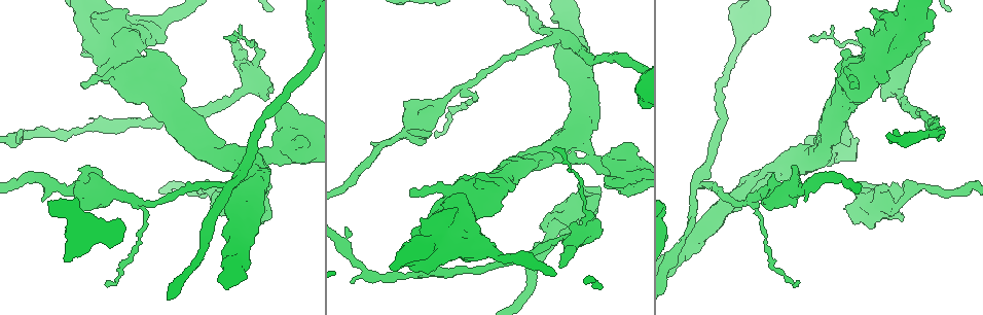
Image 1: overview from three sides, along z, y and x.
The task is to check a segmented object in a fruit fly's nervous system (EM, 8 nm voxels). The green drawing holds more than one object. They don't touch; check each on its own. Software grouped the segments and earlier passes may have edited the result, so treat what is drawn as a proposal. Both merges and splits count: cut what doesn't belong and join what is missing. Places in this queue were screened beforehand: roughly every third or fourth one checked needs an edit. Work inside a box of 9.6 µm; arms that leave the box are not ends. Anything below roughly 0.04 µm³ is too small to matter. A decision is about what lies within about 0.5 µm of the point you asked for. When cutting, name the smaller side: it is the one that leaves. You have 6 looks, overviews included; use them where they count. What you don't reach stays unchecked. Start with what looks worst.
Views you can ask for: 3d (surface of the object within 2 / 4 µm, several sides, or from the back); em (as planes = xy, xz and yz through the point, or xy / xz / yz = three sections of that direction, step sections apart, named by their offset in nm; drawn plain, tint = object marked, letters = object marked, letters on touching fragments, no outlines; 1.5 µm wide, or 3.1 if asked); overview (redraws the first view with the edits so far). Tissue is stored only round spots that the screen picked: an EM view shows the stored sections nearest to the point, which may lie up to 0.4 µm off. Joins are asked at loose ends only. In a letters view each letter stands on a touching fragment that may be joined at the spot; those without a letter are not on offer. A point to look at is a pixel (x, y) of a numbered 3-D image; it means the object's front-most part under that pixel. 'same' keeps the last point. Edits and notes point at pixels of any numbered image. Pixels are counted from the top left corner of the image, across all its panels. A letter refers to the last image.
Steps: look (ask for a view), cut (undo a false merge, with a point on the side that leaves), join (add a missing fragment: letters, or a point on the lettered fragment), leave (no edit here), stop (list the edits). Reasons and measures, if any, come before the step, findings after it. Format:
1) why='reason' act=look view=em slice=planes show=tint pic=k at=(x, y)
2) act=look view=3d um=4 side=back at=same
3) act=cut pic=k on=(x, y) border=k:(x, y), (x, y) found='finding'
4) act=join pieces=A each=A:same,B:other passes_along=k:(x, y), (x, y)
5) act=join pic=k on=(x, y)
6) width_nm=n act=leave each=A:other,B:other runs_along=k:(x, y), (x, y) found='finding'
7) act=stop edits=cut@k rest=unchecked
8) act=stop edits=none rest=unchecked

act=look view=3d um=4 pic=1 at=(929, 43)

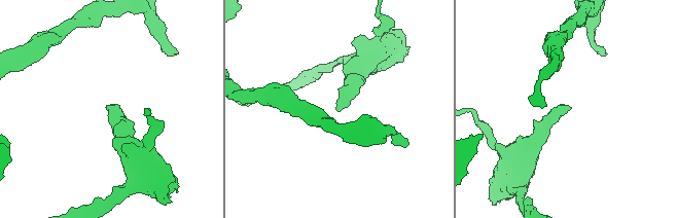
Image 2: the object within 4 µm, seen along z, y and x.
why='now the EM' act=look view=em slice=xy step=4 show=letters pic=2 at=(111, 104)

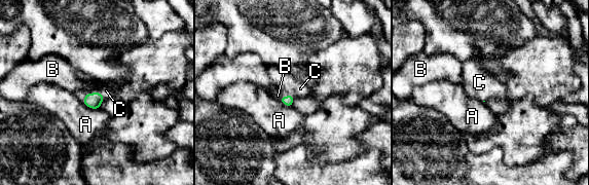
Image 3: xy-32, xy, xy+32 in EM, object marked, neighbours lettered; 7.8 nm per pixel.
act=join pic=3 on=(283, 83) each=A:other,B:other,C:same passes_along=3:(288, 100), (289, 96), (283, 83) found='the neuron continues'

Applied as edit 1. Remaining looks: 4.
why='see it whole again' act=look view=overview

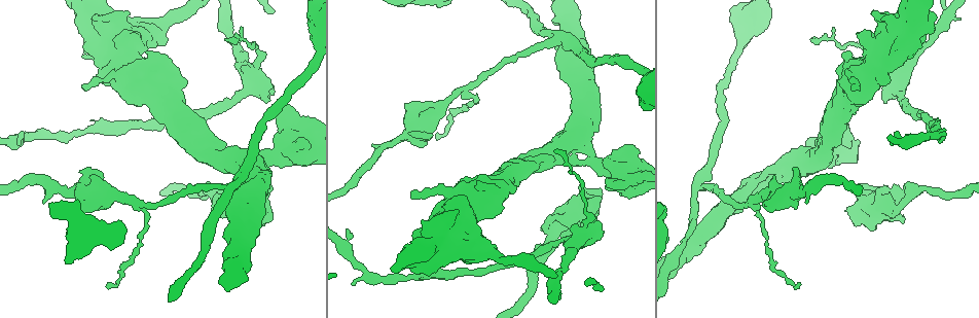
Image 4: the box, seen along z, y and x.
why='an open end' act=look view=3d um=4 pic=4 at=(269, 221)

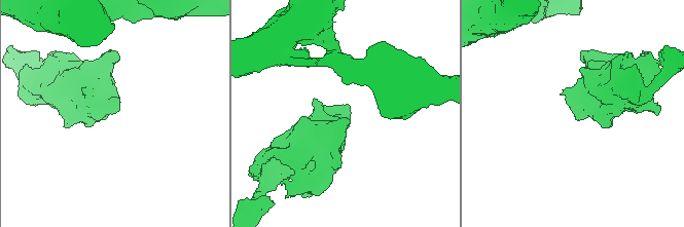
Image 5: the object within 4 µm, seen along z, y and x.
why='shape alone is not enough' act=look view=em slice=yz step=8 show=tint pic=5 at=(112, 110)

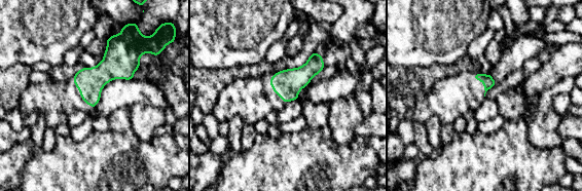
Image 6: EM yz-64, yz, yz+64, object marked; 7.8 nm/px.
why='cut it another way' act=look view=em slice=xy step=8 show=letters at=same

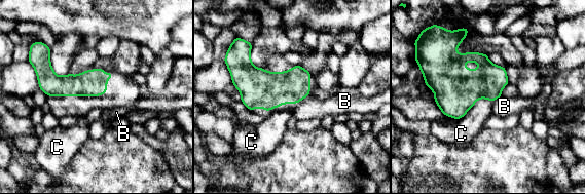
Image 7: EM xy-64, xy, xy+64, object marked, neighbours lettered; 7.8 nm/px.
width_nm=200 act=leave each=B:other,C:other found='no lettered fragment goes on from it'

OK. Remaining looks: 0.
act=stop edits=join@3 rest=unchecked

